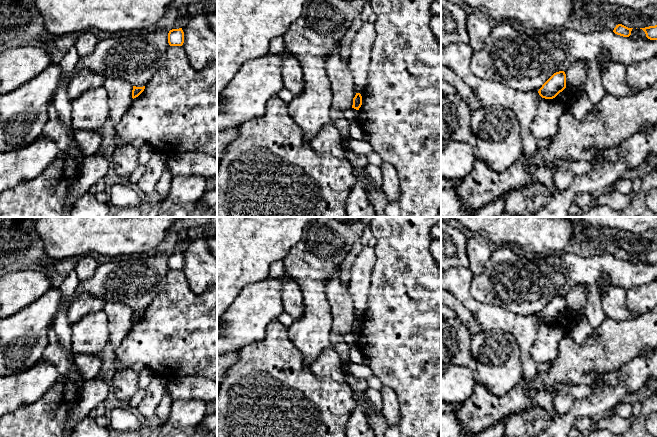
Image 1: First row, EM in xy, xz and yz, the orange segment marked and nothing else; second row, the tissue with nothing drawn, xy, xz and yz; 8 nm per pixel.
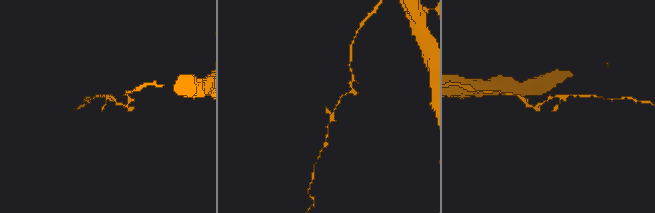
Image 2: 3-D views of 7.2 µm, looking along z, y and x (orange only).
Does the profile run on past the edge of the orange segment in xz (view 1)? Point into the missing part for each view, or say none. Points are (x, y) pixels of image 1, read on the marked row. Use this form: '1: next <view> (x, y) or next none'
1: next none

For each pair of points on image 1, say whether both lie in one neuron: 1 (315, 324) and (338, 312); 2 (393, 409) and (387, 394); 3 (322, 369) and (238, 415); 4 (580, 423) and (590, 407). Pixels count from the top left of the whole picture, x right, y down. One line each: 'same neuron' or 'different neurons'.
1: different neurons
2: same neuron
3: different neurons
4: different neurons

